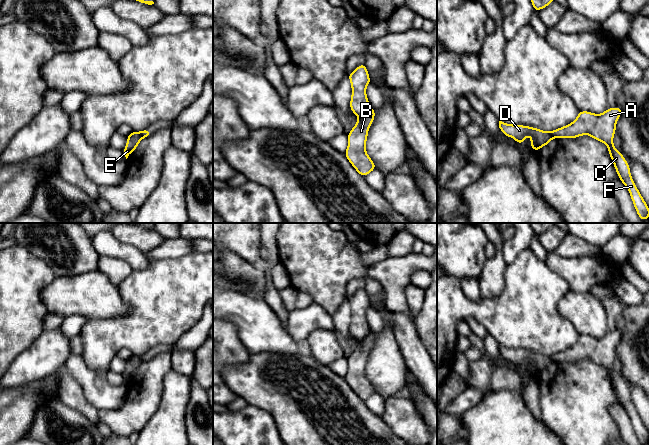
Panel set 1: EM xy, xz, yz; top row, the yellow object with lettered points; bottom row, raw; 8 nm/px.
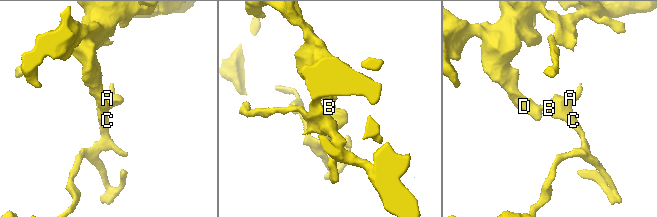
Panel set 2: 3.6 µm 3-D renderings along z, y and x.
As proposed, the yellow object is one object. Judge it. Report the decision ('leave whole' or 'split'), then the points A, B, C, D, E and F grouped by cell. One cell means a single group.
split; A B C F / D E

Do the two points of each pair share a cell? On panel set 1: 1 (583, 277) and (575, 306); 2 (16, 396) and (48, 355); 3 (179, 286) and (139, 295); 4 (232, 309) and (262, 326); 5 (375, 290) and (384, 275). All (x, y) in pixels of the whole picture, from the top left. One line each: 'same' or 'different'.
1: different
2: different
3: same
4: same
5: different

